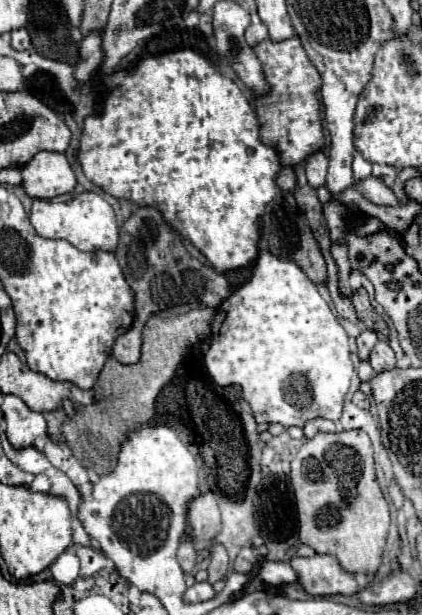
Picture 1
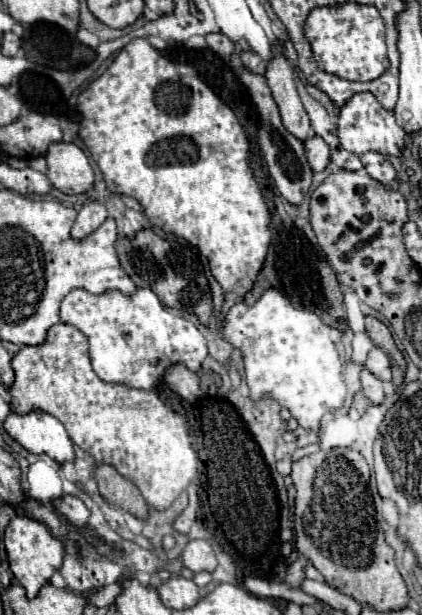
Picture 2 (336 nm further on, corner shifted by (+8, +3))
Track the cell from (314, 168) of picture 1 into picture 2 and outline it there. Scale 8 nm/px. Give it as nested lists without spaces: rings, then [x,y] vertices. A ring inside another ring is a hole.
[[[314,135],[306,139],[304,149],[306,149],[306,157],[308,157],[312,171],[324,171],[324,167],[330,163],[330,147],[326,145],[326,141]]]

